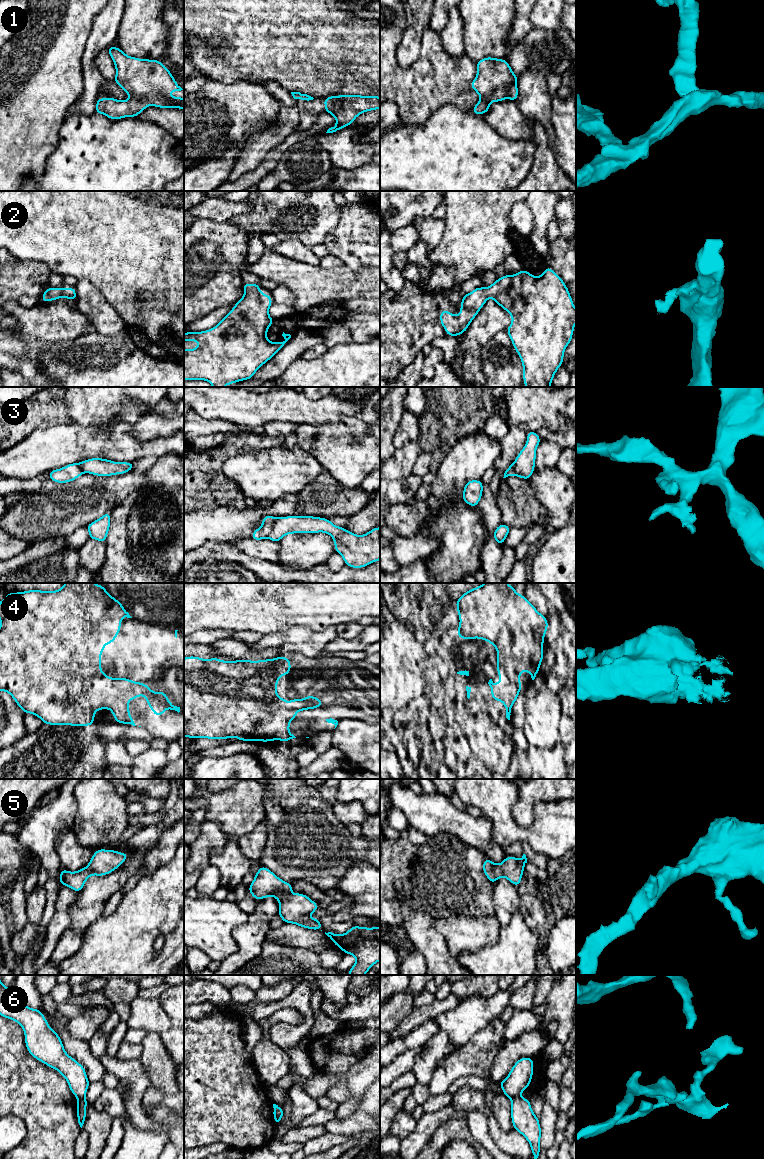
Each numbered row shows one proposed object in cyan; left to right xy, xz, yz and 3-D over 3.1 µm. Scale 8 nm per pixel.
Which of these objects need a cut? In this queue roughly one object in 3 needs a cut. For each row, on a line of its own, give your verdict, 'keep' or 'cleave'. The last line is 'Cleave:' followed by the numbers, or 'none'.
1: keep
2: keep
3: cleave
4: keep
5: keep
6: cleave
Cleave: 3, 6

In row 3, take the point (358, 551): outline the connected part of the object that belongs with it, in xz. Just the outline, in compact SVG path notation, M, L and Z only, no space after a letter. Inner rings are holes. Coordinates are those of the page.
M286 516L279 517L273 524L268 538L279 542L287 534L301 533L327 533L334 539L335 552L344 559L345 565L351 568L364 568L380 560L380 527L375 527L364 535L356 535L344 527L334 525L329 519L314 516Z

